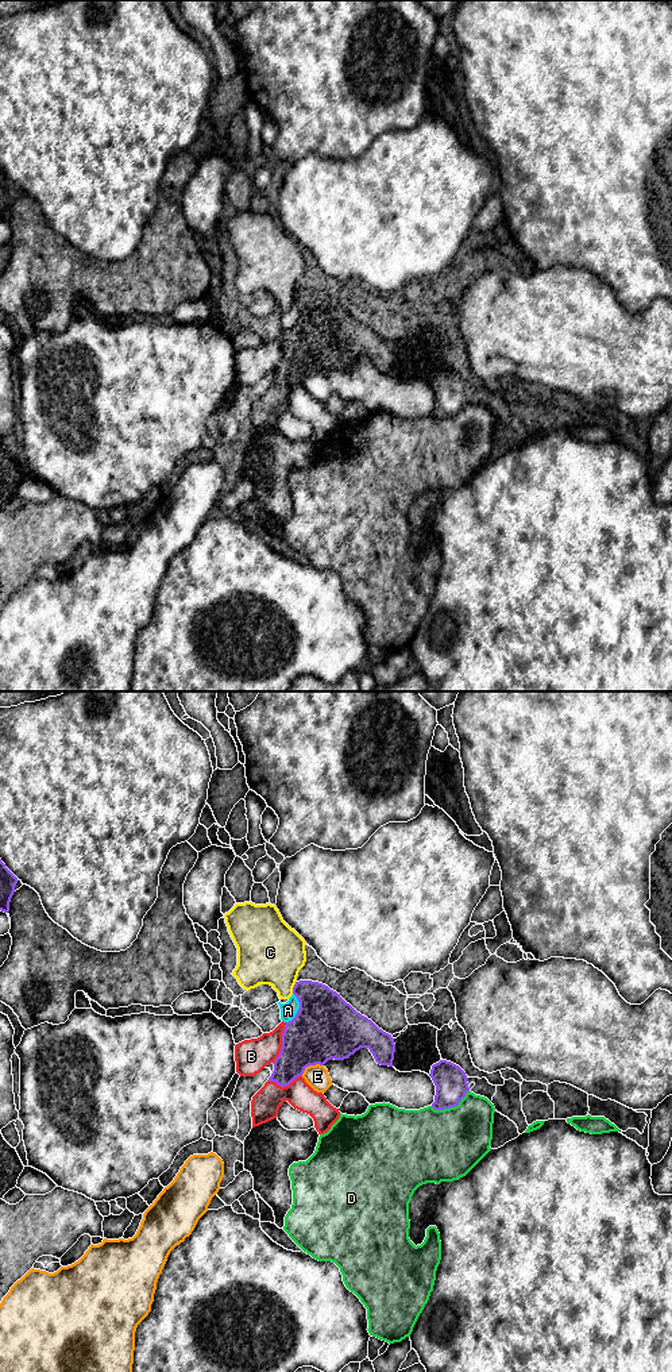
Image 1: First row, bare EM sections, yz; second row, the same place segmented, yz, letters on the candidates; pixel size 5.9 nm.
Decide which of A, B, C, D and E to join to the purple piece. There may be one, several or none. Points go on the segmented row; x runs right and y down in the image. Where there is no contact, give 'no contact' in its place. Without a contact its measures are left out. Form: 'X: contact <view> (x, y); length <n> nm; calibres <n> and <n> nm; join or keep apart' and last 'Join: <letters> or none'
A: contact yz (298, 1009); length 190 nm; calibres 380 and 100 nm; keep apart
B: contact yz (282, 1043); length 260 nm; calibres 360 and 200 nm; keep apart
C: contact yz (293, 987); length 80 nm; calibres 300 and 380 nm; keep apart
D: contact yz (451, 1106); length 260 nm; calibres 190 and 440 nm; keep apart
E: contact yz (311, 1064); length 150 nm; calibres 380 and 140 nm; keep apart
Join: none

